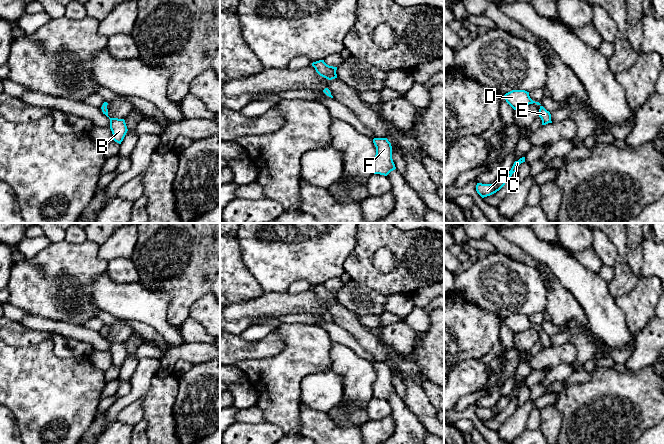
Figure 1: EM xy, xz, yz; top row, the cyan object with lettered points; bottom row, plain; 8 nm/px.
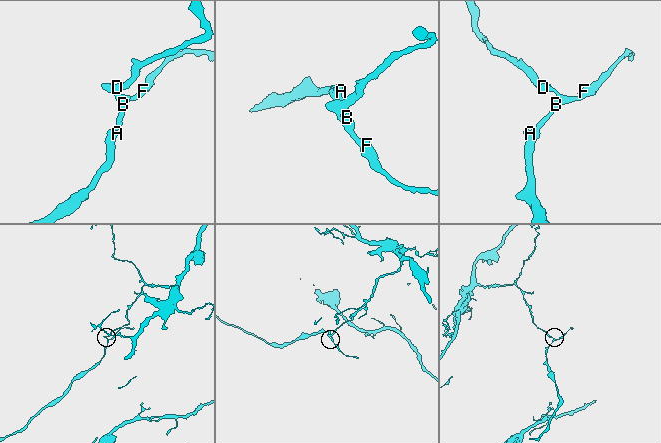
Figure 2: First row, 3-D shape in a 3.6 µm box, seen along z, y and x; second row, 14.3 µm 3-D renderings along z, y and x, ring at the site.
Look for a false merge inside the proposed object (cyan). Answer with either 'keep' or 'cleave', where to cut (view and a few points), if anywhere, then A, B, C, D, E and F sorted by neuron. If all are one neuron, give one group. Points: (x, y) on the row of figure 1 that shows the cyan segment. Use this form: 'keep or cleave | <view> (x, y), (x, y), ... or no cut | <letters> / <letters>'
keep | no cut | A B C D E F

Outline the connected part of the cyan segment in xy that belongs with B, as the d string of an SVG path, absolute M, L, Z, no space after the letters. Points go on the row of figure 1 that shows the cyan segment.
M104 102L104 103L103 103L103 105L102 105L102 107L101 107L102 112L103 112L103 114L105 114L105 115L110 119L110 129L111 129L112 134L113 134L113 140L114 140L115 142L121 144L121 142L123 141L123 139L124 139L124 137L125 137L125 135L126 135L126 133L127 133L127 131L128 131L127 126L126 126L126 123L125 123L125 120L124 120L124 119L118 119L118 118L110 118L110 117L108 116L107 105L108 105L107 102Z

